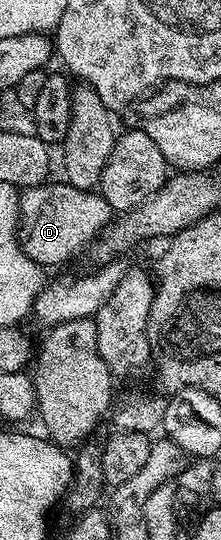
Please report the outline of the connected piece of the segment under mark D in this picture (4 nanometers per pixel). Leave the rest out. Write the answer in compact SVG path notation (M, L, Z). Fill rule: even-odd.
M46 182L20 193L19 236L25 253L36 264L65 264L72 256L88 249L101 230L114 219L115 213L96 191L84 192L64 182Z

